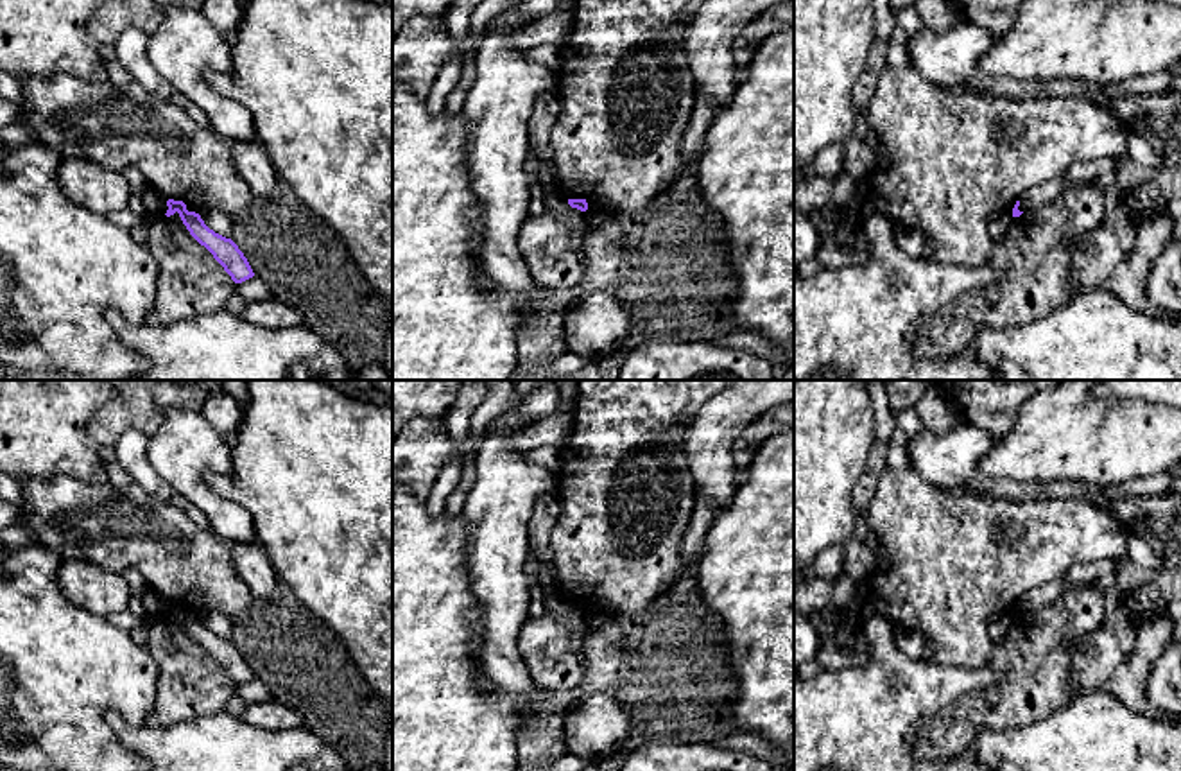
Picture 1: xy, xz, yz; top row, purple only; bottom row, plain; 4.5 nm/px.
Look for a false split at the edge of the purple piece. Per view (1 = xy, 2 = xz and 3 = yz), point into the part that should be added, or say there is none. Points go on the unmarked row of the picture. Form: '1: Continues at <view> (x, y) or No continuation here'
1: No continuation here
2: No continuation here
3: No continuation here

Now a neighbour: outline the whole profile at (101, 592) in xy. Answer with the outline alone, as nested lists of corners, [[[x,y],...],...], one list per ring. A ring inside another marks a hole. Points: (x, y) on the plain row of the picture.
[[[63,559],[56,581],[72,604],[93,615],[108,617],[127,610],[131,590],[122,574],[90,561]]]

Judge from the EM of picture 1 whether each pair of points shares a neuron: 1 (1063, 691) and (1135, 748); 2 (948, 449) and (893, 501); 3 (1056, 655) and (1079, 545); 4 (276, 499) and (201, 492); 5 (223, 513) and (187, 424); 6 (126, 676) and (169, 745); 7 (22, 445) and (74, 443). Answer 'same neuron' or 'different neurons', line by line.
1: different neurons
2: different neurons
3: different neurons
4: different neurons
5: same neuron
6: different neurons
7: same neuron

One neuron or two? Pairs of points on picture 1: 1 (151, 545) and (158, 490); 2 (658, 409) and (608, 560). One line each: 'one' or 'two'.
1: two
2: one

